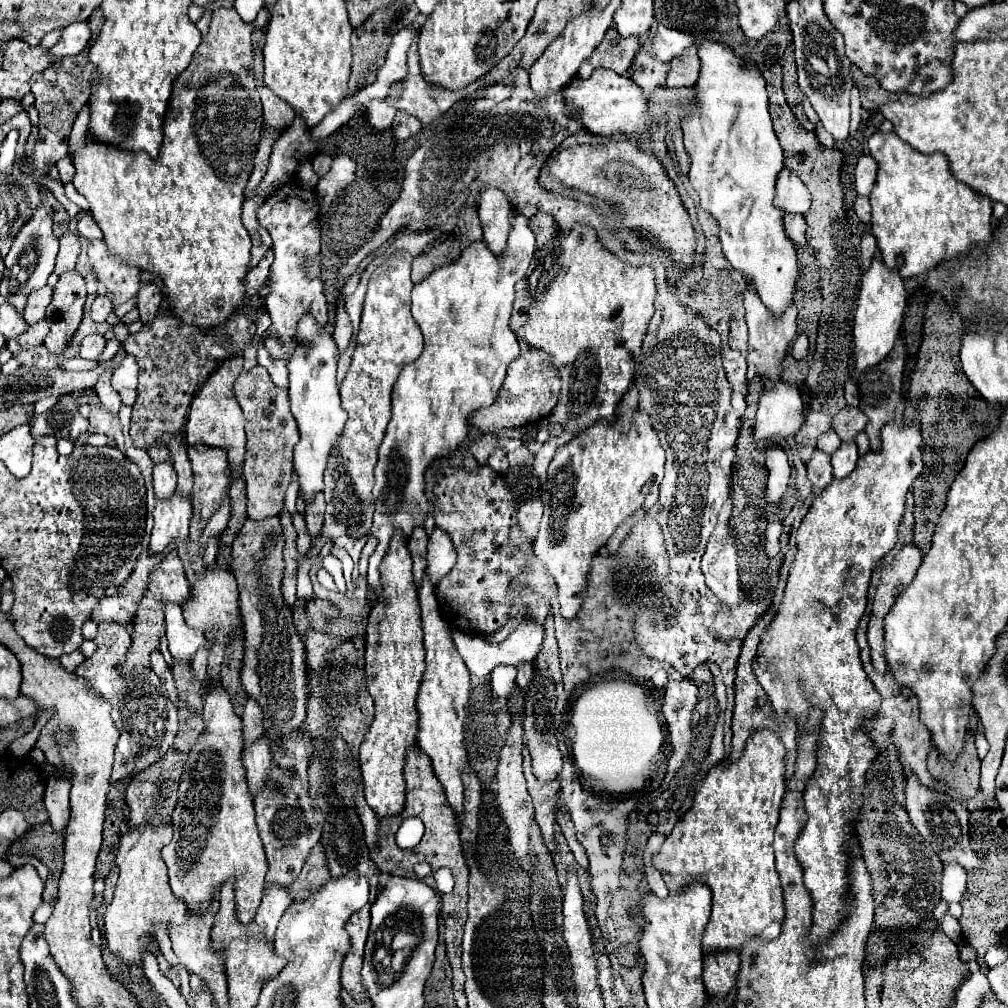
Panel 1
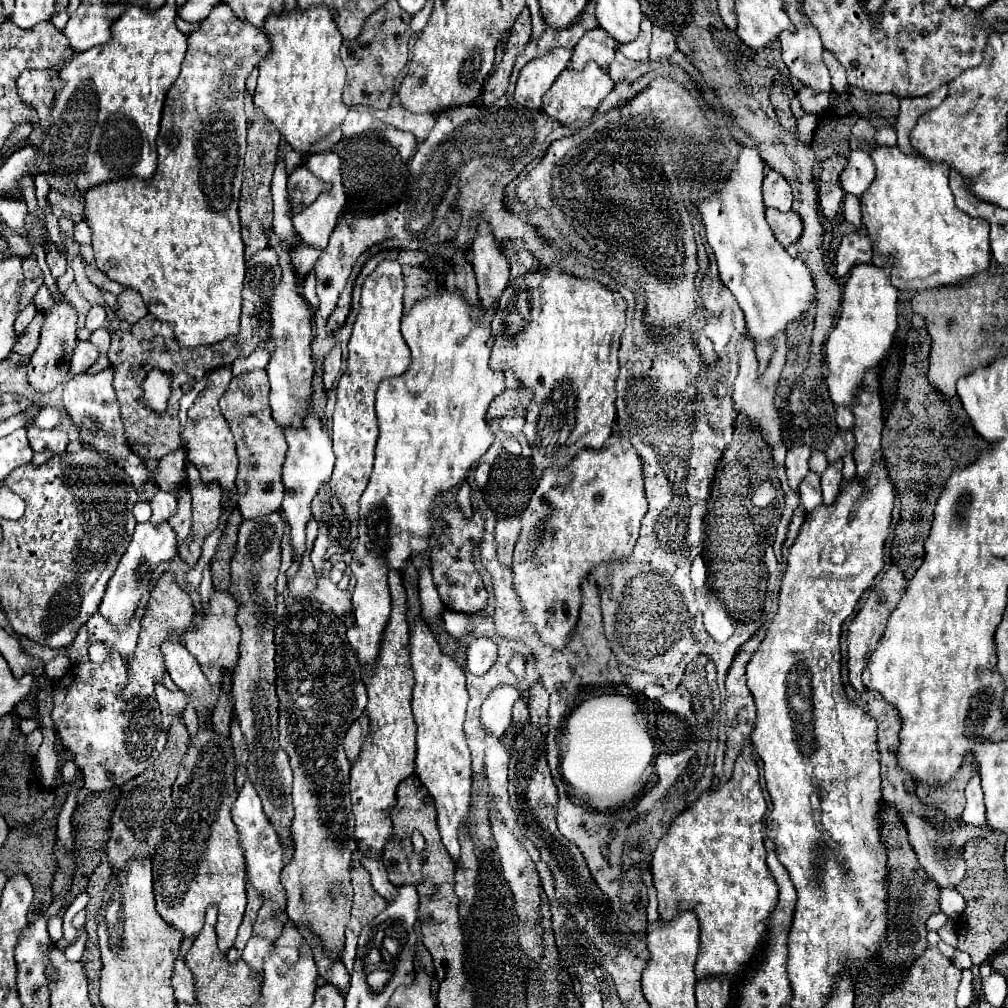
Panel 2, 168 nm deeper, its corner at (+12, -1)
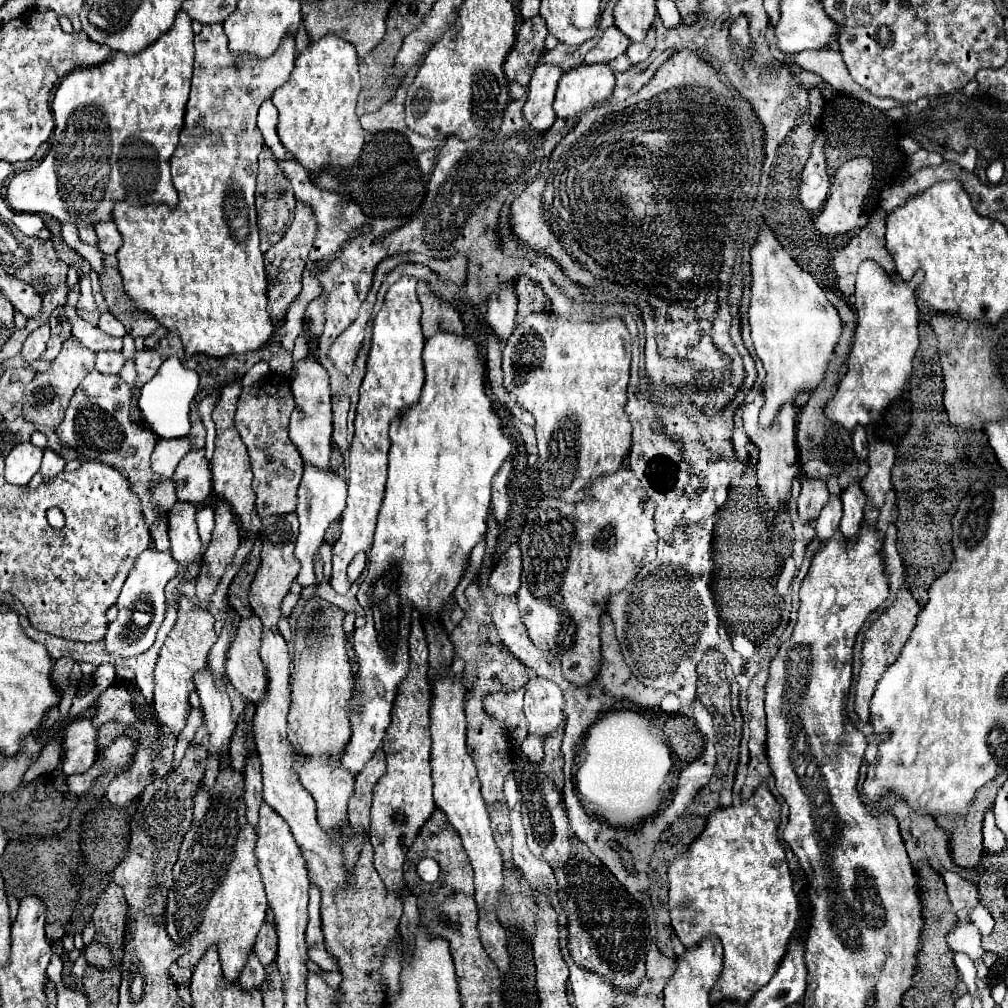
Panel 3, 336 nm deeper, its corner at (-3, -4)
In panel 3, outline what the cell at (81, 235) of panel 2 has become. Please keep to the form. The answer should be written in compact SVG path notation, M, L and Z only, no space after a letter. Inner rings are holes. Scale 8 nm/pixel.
M107 221L107 225L97 225L95 233L99 235L99 251L103 253L117 253L123 239L121 233L117 231L117 225L113 221Z

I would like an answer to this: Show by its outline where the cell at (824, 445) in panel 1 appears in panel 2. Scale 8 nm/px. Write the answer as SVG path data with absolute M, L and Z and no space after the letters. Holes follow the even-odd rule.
M812 450L812 456L810 456L810 470L816 472L816 474L822 474L822 470L828 466L828 460L824 456L822 450Z

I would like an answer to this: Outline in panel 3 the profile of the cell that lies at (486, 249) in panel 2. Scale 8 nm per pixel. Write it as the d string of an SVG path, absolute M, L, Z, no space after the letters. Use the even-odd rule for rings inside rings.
M501 285L501 289L487 303L485 323L495 333L495 337L505 343L515 331L515 313L517 313L517 293L515 285Z

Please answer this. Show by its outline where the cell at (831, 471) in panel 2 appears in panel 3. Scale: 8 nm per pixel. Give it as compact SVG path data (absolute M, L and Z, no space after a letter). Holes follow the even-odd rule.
M853 483L851 487L847 487L841 493L841 501L843 501L843 519L841 519L841 533L847 539L853 539L859 529L861 529L861 521L863 521L863 507L865 507L865 493L861 491L859 483Z

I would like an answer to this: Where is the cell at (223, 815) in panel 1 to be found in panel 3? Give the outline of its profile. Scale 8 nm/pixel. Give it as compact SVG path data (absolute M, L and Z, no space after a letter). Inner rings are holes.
M229 765L221 767L219 777L211 789L211 793L201 785L195 797L193 807L193 825L187 831L179 859L173 867L173 887L167 895L167 933L171 941L185 947L183 957L177 961L183 969L193 969L199 959L203 959L205 951L211 945L217 945L219 957L221 957L221 969L223 979L235 983L247 963L249 953L253 951L253 943L257 939L257 933L261 925L265 923L265 911L267 911L267 899L265 889L261 881L261 873L257 869L257 857L255 857L255 843L257 835L255 829L245 819L245 805L243 805L243 775L235 773Z

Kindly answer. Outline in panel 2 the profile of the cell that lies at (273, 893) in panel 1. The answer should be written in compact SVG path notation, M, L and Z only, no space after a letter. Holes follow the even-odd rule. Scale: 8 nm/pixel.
M252 934L252 938L248 940L246 948L244 948L244 954L242 958L252 966L256 968L258 974L262 974L262 960L266 958L266 954L272 950L272 944L268 944L268 940L264 936L258 936L258 934Z

